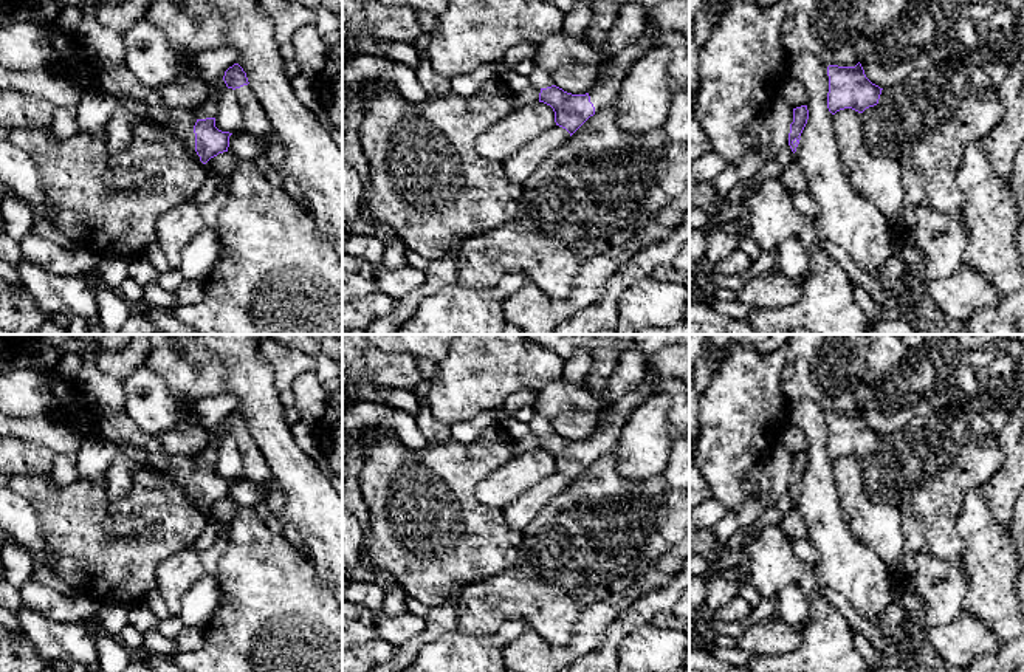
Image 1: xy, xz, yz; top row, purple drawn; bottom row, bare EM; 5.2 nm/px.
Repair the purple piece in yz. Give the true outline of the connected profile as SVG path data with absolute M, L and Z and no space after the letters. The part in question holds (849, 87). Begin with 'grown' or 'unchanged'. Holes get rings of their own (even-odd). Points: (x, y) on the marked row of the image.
unchanged; M860 62L855 67L829 65L827 76L827 108L832 115L844 108L863 113L878 104L883 88L866 77Z

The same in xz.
grown; M668 0L646 12L646 26L635 42L610 59L609 74L598 77L586 94L572 94L552 85L547 88L527 88L516 93L517 107L544 102L555 111L556 125L570 136L596 111L615 104L624 73L651 50L651 36L679 34L689 46L689 0Z

